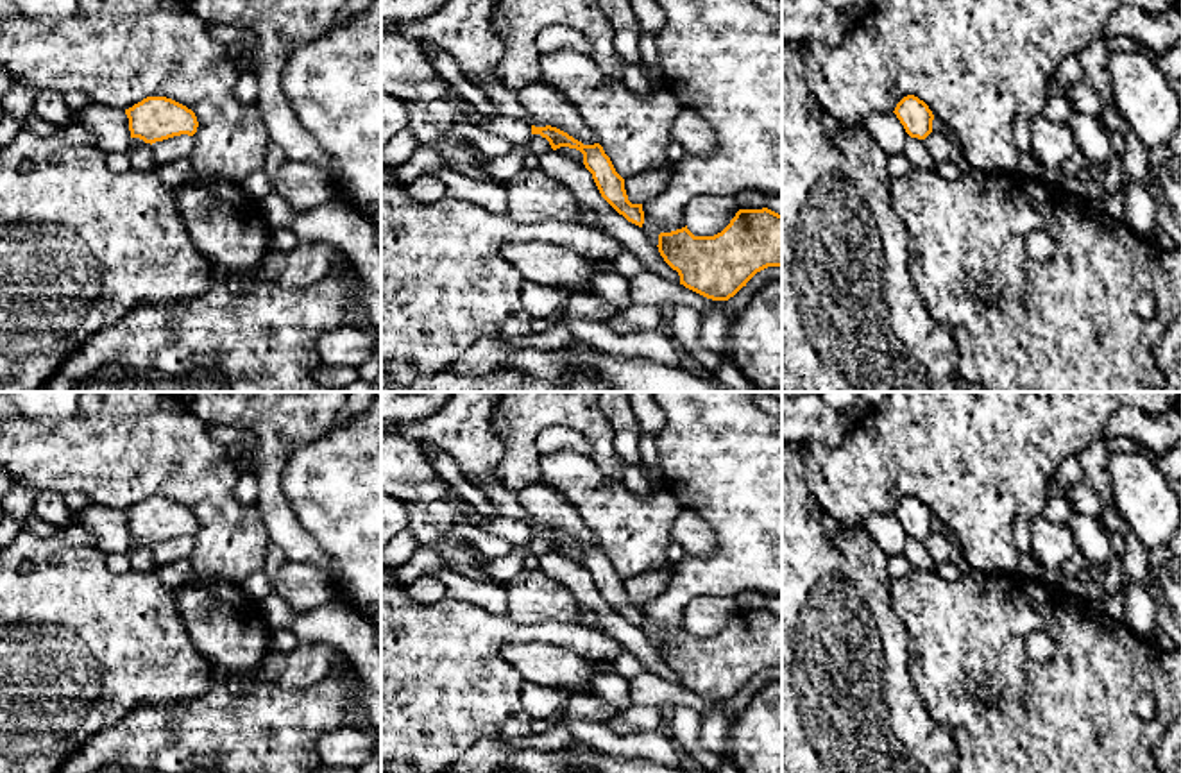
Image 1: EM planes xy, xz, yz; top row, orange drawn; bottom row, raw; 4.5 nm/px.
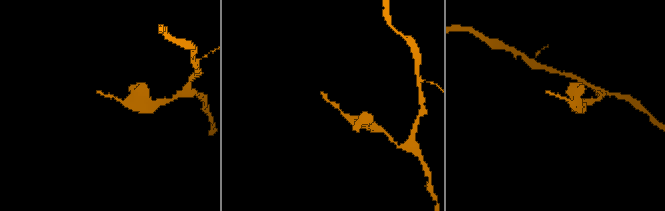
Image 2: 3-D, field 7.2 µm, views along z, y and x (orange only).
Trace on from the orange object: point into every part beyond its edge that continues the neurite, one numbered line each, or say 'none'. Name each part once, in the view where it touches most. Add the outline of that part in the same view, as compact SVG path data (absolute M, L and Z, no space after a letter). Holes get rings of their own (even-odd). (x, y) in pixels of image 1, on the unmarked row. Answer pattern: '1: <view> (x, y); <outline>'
none

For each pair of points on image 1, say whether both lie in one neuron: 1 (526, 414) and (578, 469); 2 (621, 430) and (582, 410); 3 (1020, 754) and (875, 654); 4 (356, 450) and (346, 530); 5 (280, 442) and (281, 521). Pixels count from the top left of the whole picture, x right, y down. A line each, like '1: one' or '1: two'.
1: two
2: two
3: two
4: one
5: one

